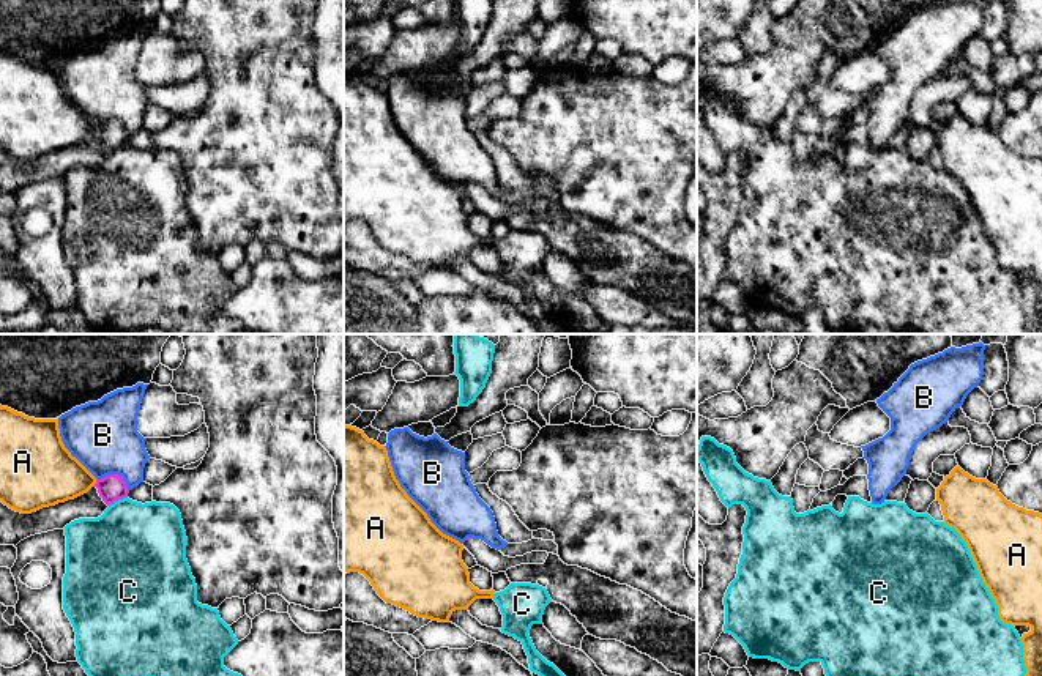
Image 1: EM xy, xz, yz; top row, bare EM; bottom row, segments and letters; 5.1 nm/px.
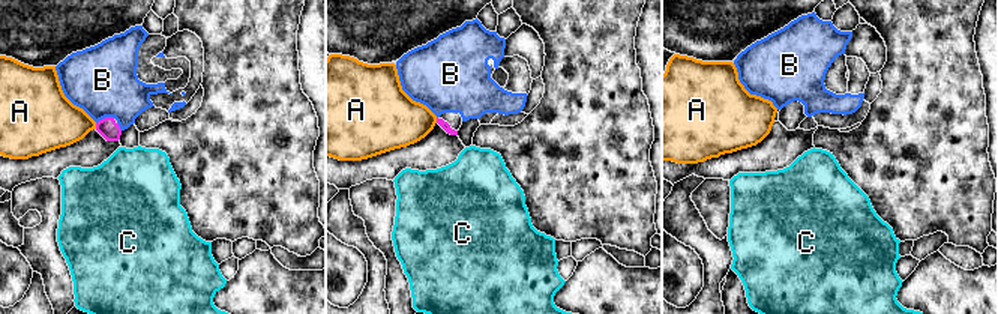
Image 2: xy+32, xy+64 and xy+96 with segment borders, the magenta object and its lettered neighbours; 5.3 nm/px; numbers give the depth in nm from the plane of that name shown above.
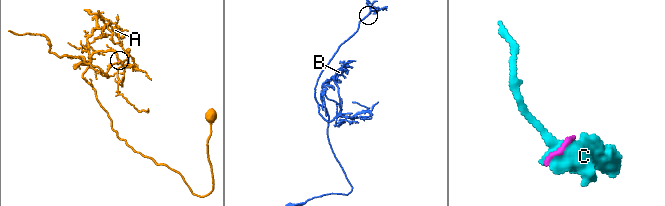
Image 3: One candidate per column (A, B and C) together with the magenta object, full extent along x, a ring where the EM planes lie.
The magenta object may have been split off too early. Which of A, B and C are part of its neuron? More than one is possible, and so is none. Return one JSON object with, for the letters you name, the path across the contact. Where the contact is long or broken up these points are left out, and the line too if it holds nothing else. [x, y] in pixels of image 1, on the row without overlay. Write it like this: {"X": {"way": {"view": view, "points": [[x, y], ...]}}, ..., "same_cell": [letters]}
{"same_cell": []}

